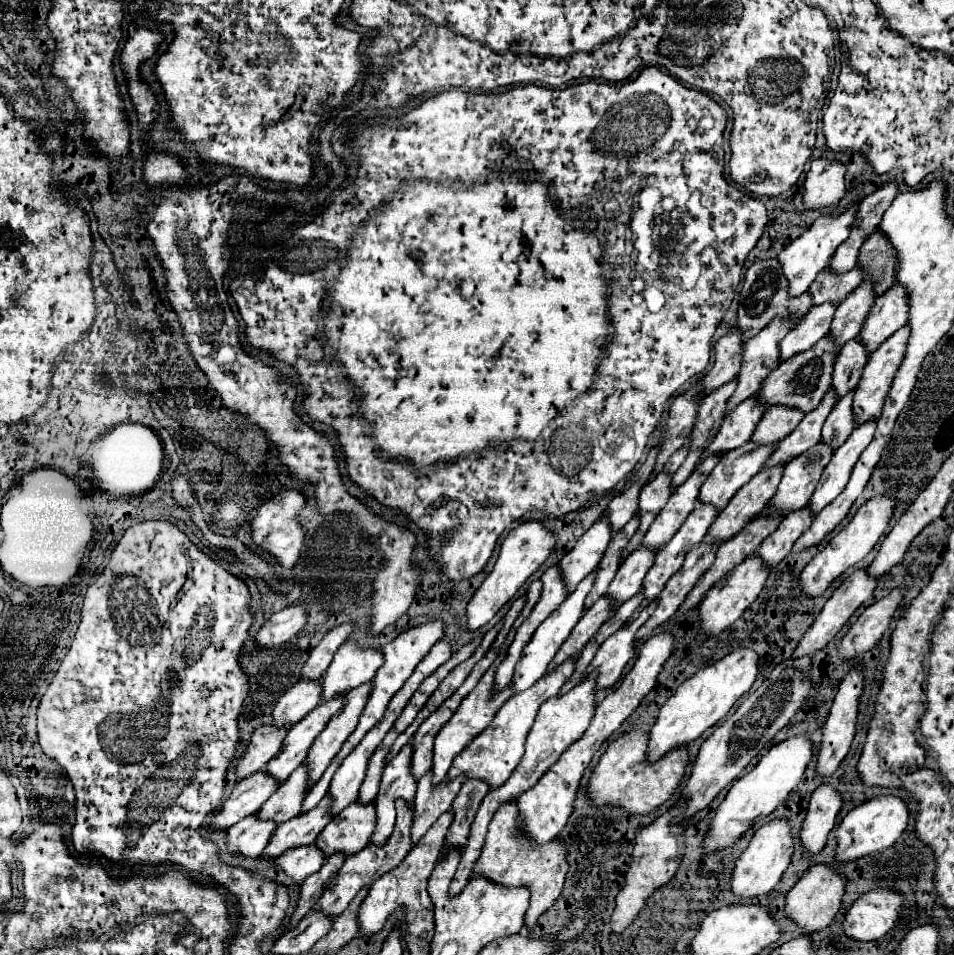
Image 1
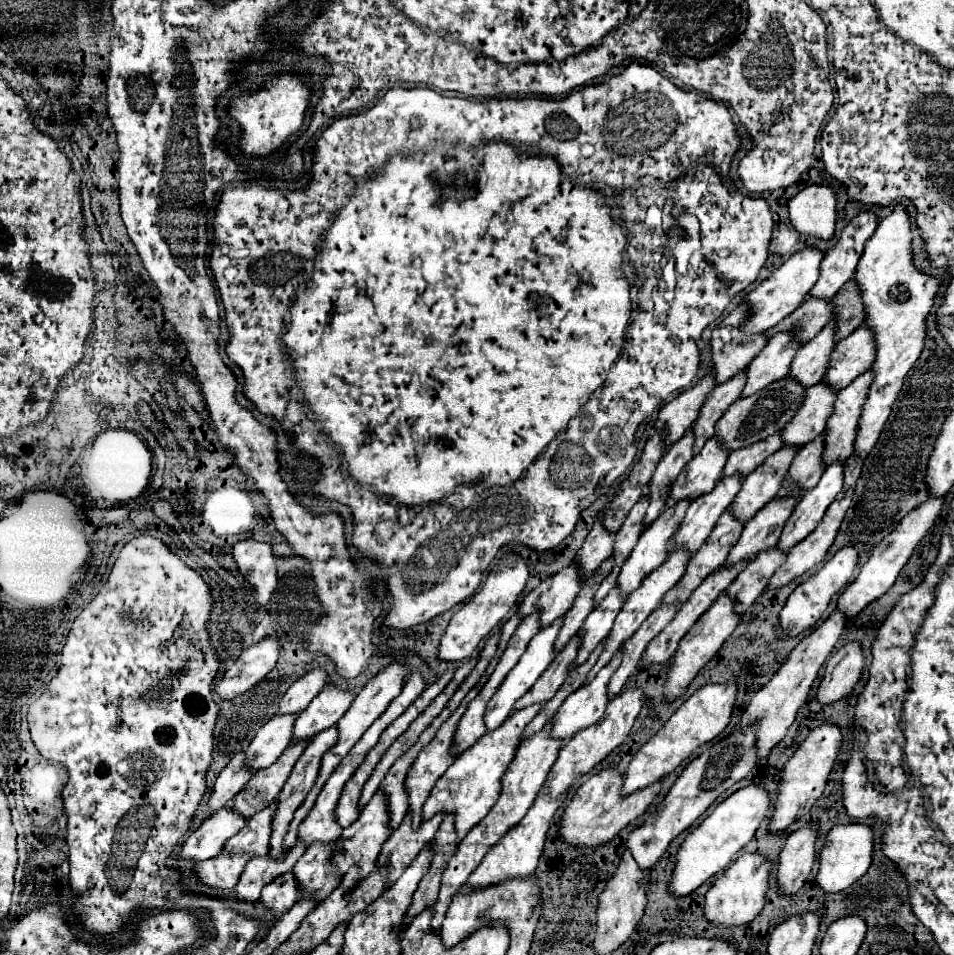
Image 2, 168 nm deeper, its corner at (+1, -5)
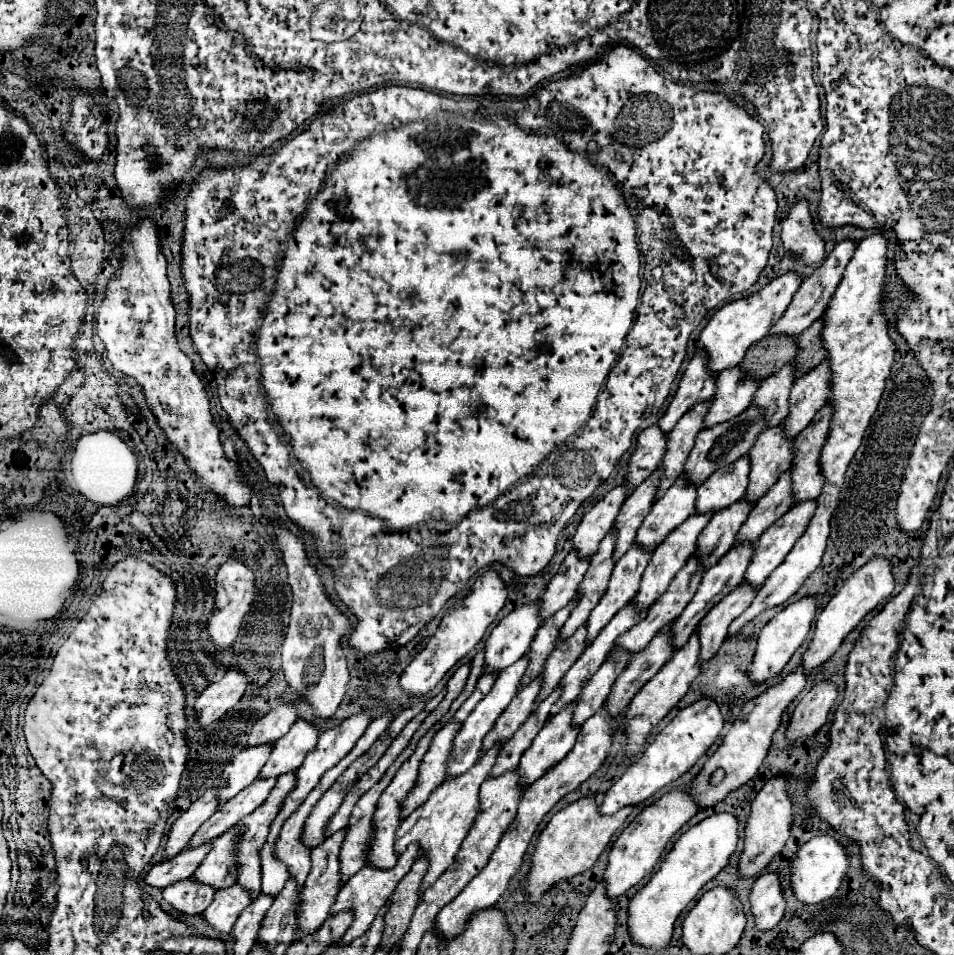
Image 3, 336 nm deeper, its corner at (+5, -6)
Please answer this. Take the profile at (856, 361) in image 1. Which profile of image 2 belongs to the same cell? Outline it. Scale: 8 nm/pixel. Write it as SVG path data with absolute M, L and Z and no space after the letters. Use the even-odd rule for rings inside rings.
M818 383L804 393L804 403L800 405L800 411L796 411L796 419L780 431L784 435L784 445L802 447L824 433L826 419L832 413L832 403L836 399L836 391L830 387L824 387L824 383Z

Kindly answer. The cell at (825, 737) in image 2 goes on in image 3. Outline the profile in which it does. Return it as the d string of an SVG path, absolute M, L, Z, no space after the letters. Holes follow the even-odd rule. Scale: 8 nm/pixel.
M786 774L774 776L770 778L764 788L756 794L754 802L752 802L752 812L746 824L746 834L744 834L744 852L740 856L740 874L742 876L754 876L758 872L762 872L768 862L780 854L782 846L786 844L790 830L792 830L792 822L794 822L794 808L788 796L788 786L790 786L790 778Z

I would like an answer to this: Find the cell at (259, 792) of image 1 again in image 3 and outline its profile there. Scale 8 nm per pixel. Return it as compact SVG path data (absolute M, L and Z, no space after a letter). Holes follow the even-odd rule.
M212 842L200 844L200 846L188 846L174 858L154 864L152 870L146 874L146 882L150 886L164 888L176 880L190 878L196 872L196 868L200 866L200 862L204 860L206 852L210 852L210 848L212 848Z

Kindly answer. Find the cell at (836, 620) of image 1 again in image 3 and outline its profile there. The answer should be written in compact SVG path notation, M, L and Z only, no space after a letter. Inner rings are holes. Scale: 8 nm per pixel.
M798 666L794 672L790 672L782 682L770 686L766 692L762 692L760 696L748 700L740 712L740 716L732 722L730 732L724 736L724 742L720 744L720 748L706 760L702 772L696 776L694 782L694 798L700 804L700 808L708 808L714 806L716 802L720 802L730 790L740 788L742 784L746 784L748 780L752 780L752 776L758 772L758 768L762 766L770 746L772 746L772 736L780 726L782 714L788 708L788 704L802 692L802 688L806 686L806 676L808 672ZM716 768L724 768L726 778L722 780L722 784L718 786L708 786L708 776L712 774L712 770Z

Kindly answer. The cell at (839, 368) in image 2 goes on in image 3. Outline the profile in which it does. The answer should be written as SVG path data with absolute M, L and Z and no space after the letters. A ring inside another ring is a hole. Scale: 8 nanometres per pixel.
M828 360L812 368L812 372L804 374L796 380L790 394L790 414L784 420L788 436L796 436L804 430L814 414L826 404L832 392L832 368Z

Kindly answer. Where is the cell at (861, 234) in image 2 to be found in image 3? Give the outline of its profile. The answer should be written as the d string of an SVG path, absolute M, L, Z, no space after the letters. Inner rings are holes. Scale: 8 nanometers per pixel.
M846 238L842 240L826 258L824 262L820 264L820 268L816 268L808 278L802 280L802 286L798 288L796 296L792 298L792 304L788 306L788 312L784 312L784 316L780 318L780 324L776 324L776 328L772 328L772 334L788 334L788 336L798 336L800 332L804 332L804 328L808 328L814 320L818 320L824 312L824 308L830 304L840 280L842 280L842 274L844 274L844 268L848 266L850 258L854 256L856 252L856 240L852 238Z

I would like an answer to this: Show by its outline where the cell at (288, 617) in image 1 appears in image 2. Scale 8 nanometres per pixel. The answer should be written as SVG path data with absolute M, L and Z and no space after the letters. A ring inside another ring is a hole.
M268 637L260 643L254 643L240 653L240 657L230 669L226 669L214 691L222 697L222 701L232 701L232 697L246 693L274 669L280 655L278 649L280 643L276 637Z

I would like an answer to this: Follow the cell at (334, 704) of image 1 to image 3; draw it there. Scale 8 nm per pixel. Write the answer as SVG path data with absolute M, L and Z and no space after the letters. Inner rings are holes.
M256 778L248 788L236 794L232 800L226 800L224 804L220 804L220 808L208 818L208 822L198 828L196 836L192 836L190 846L200 846L208 840L218 838L234 824L238 824L242 818L252 814L260 804L264 804L274 784L276 784L276 778L264 778L264 780Z

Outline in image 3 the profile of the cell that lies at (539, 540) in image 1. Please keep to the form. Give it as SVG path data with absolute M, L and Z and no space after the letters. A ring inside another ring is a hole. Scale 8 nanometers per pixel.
M488 570L480 578L476 578L472 592L464 598L462 610L452 610L442 618L436 634L430 638L426 648L404 670L404 674L400 678L402 690L408 694L414 694L414 696L422 696L422 694L430 692L442 680L442 676L482 640L484 632L494 622L496 614L504 608L506 602L508 602L508 586L496 570Z

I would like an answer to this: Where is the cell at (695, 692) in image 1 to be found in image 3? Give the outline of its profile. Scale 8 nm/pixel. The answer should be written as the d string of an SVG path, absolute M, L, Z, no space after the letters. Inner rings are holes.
M704 696L698 702L682 708L672 718L672 722L662 732L656 734L656 738L646 746L642 756L638 756L630 764L630 768L624 772L624 776L604 794L604 802L602 802L600 810L604 814L614 814L622 806L644 802L646 798L656 794L666 784L678 780L716 742L718 734L722 732L722 726L724 726L724 718L720 714L718 704L710 696Z

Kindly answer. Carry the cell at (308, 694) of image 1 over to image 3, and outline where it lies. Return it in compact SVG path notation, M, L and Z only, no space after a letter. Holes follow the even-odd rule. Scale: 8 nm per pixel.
M272 744L246 746L238 752L222 772L220 780L220 802L234 798L242 788L252 784L272 752Z

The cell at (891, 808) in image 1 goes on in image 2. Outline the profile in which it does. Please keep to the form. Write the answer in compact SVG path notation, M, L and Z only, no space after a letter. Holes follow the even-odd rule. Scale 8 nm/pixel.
M848 823L848 825L832 827L826 833L824 845L818 853L820 869L818 869L818 875L814 879L818 883L818 887L822 887L822 891L826 891L826 893L838 893L838 891L850 887L854 881L858 881L870 867L872 845L874 845L872 841L874 841L874 833L870 831L868 825Z

